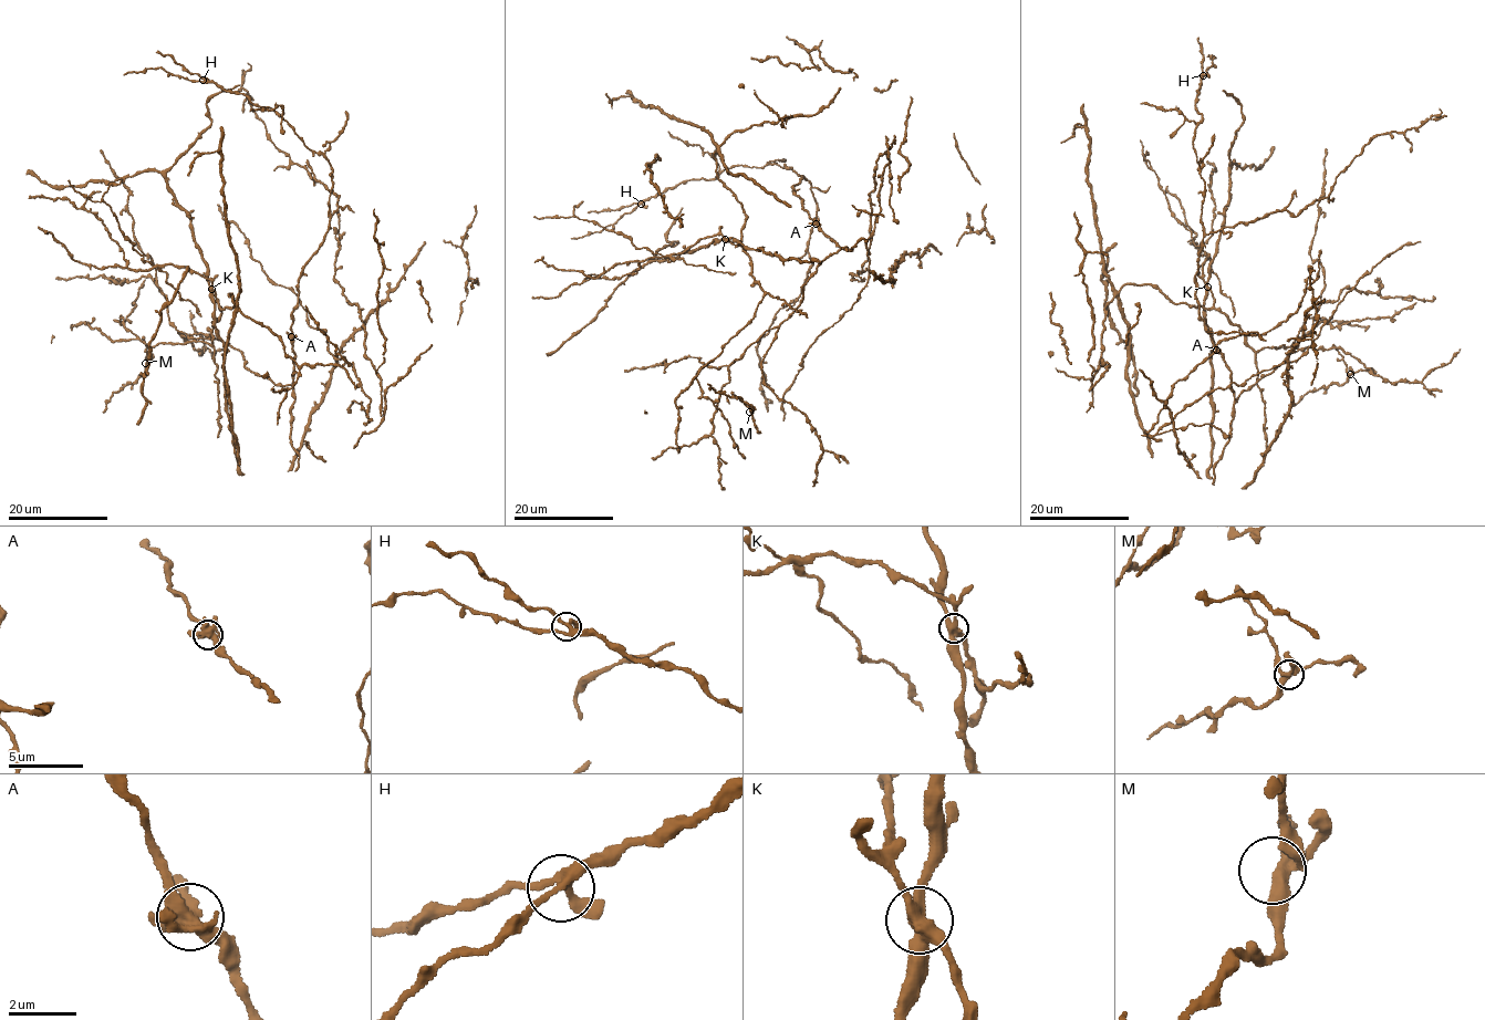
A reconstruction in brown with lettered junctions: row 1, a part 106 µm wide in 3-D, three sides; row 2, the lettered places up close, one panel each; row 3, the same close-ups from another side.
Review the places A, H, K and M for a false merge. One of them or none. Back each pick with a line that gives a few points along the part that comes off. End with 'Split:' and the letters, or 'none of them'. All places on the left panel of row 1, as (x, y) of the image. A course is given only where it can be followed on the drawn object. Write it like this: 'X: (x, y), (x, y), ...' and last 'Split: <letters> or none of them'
Split: none of them

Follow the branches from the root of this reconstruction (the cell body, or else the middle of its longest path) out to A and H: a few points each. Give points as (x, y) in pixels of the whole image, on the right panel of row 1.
A: (1312, 323), (1310, 331), (1293, 349), (1294, 352), (1277, 367), (1242, 391), (1235, 402), (1231, 370), (1216, 350)
H: (1312, 323), (1294, 352), (1235, 402), (1231, 370), (1195, 294), (1205, 181), (1192, 143), (1203, 75)

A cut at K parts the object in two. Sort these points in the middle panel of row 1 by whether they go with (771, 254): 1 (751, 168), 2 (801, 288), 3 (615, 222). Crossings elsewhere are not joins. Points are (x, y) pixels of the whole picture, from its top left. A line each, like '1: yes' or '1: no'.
1: yes
2: yes
3: yes

